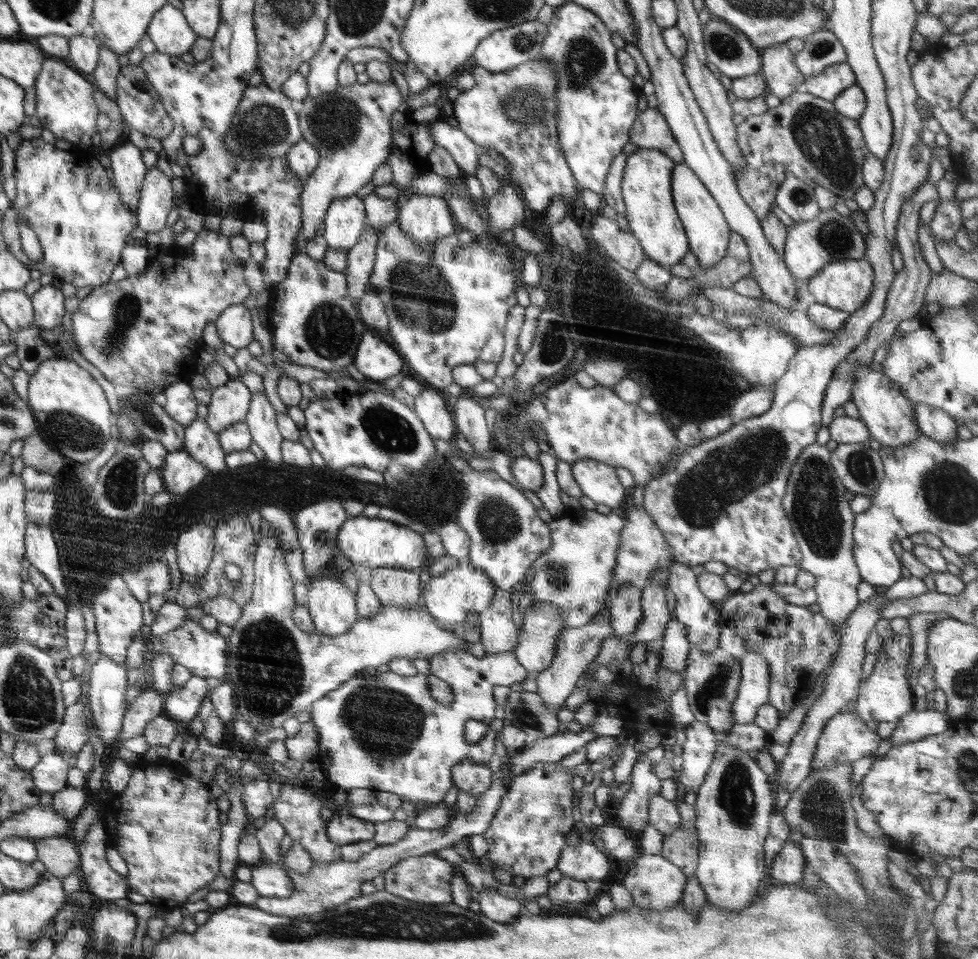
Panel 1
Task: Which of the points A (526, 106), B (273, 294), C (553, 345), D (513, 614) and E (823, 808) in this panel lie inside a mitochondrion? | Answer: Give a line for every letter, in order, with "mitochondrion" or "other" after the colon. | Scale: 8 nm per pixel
A: mitochondrion
B: other
C: mitochondrion
D: other
E: mitochondrion

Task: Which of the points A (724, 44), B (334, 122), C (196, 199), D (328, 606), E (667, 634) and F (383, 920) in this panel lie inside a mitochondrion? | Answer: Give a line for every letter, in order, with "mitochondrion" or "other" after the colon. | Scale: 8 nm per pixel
A: mitochondrion
B: mitochondrion
C: other
D: other
E: other
F: mitochondrion

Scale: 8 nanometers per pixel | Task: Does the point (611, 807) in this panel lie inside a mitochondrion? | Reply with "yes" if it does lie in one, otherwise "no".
no

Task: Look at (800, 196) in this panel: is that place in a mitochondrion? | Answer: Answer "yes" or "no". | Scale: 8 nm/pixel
yes

